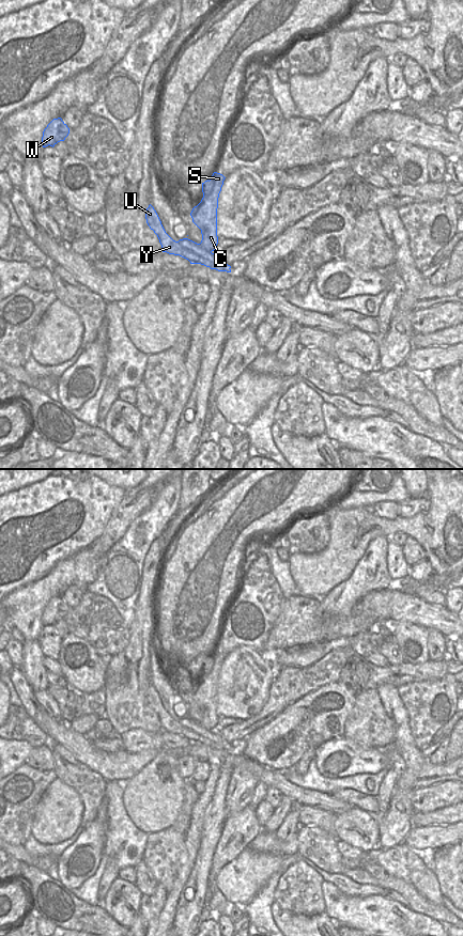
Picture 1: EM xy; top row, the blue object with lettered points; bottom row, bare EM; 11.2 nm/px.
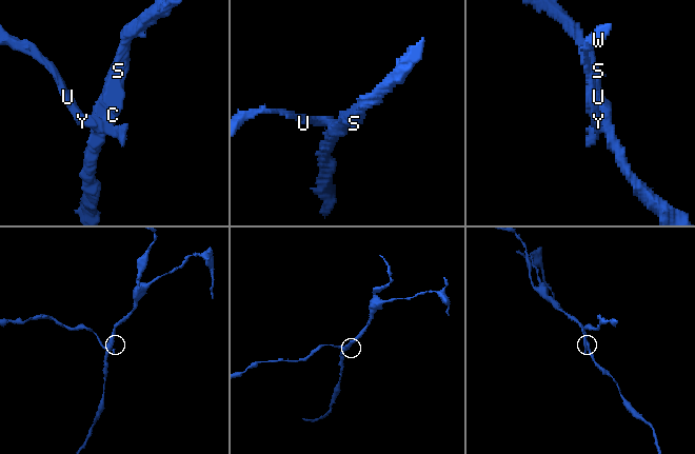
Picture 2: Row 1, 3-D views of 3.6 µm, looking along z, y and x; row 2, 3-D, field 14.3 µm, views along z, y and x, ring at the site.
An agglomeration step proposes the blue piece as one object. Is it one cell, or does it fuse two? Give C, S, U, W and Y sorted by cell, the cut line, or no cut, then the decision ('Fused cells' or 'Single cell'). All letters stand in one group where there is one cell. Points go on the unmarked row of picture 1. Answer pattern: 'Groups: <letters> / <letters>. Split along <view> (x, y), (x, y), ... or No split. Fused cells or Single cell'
Groups: C S / U W Y. Split along xy (199, 722), (211, 731). Fused cells.

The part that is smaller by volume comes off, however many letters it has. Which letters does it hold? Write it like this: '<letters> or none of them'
U, W, Y

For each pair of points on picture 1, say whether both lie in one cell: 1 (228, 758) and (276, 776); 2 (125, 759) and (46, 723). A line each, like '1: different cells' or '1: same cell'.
1: same cell
2: same cell

